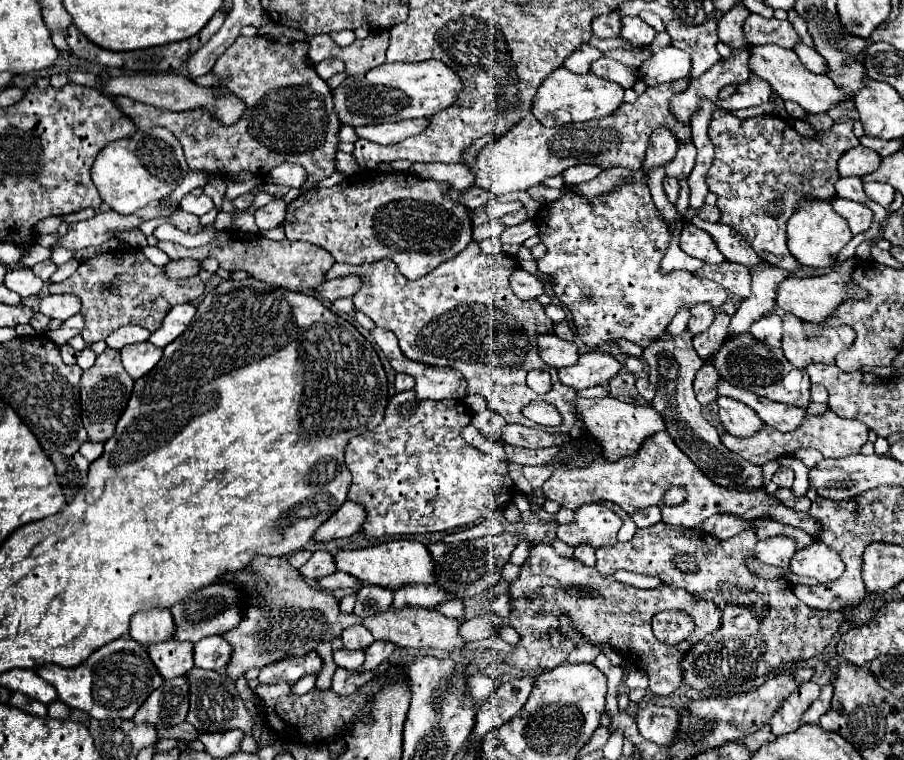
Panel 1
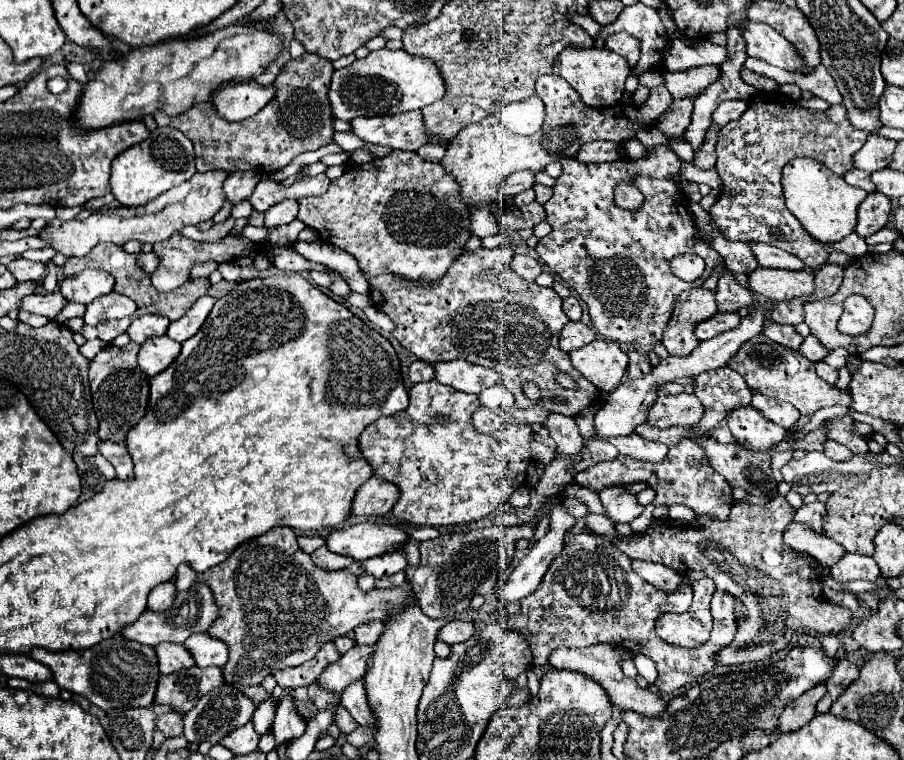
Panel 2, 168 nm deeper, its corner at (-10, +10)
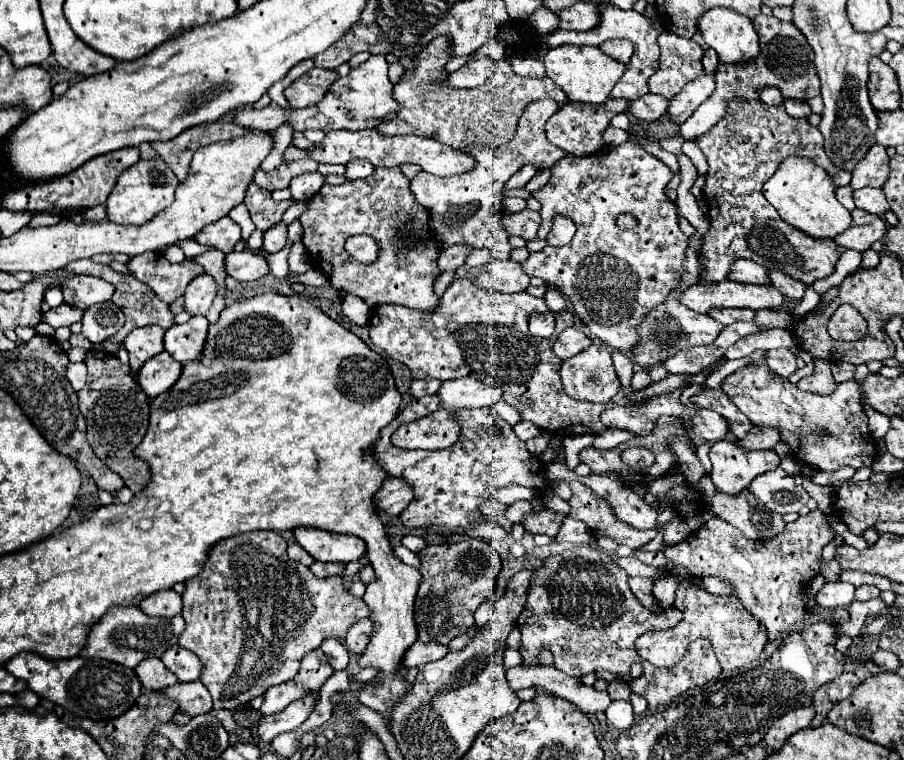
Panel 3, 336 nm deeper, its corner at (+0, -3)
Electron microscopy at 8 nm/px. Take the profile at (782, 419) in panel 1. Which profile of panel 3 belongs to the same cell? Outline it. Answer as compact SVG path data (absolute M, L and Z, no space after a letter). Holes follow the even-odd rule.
M755 425L751 433L747 433L741 441L737 441L745 449L773 449L781 441L779 429L775 427L759 427Z

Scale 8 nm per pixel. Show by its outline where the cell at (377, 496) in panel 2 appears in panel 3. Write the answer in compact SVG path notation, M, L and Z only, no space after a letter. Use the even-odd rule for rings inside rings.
M387 477L375 495L375 509L387 513L389 517L395 517L411 503L411 499L413 499L413 493L407 483Z

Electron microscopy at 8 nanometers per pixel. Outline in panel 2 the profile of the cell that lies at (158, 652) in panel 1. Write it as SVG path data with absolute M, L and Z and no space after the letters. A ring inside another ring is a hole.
M163 642L155 648L157 660L159 660L159 672L161 674L173 674L183 668L191 668L195 664L193 656L183 644L169 644Z

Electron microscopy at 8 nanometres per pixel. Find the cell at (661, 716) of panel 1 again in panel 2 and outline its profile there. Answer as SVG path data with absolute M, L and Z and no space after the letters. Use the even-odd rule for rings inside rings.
M595 644L589 648L557 648L549 658L549 666L591 676L591 680L597 680L597 684L605 686L605 692L611 704L615 704L621 710L633 710L633 712L641 712L647 716L659 716L659 712L665 710L665 702L659 698L659 694L651 692L649 688L639 688L635 680L627 678L621 672L619 658L621 658L621 648L609 646L609 644Z

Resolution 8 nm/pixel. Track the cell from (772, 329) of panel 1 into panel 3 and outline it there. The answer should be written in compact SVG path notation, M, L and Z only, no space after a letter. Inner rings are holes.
M785 347L767 351L767 353L765 353L765 361L767 361L767 365L771 367L771 371L775 371L775 373L781 375L781 377L789 377L791 373L797 371L795 353L789 351L789 349L785 349Z

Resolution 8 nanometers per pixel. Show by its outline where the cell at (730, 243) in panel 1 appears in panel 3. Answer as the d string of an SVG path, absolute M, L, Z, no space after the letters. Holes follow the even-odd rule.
M769 271L769 279L771 279L771 285L775 285L785 297L789 299L801 299L803 293L805 293L805 285L781 271Z

